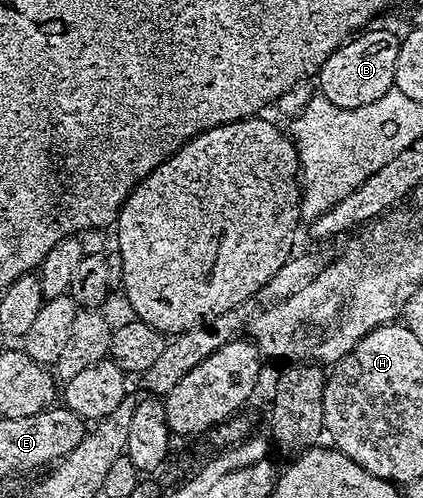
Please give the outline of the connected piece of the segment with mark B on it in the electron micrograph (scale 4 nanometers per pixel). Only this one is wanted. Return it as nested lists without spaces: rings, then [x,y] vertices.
[[[367,28],[341,45],[318,68],[316,82],[321,96],[326,97],[338,107],[368,107],[394,88],[396,79],[396,59],[400,56],[402,37],[390,29]]]

